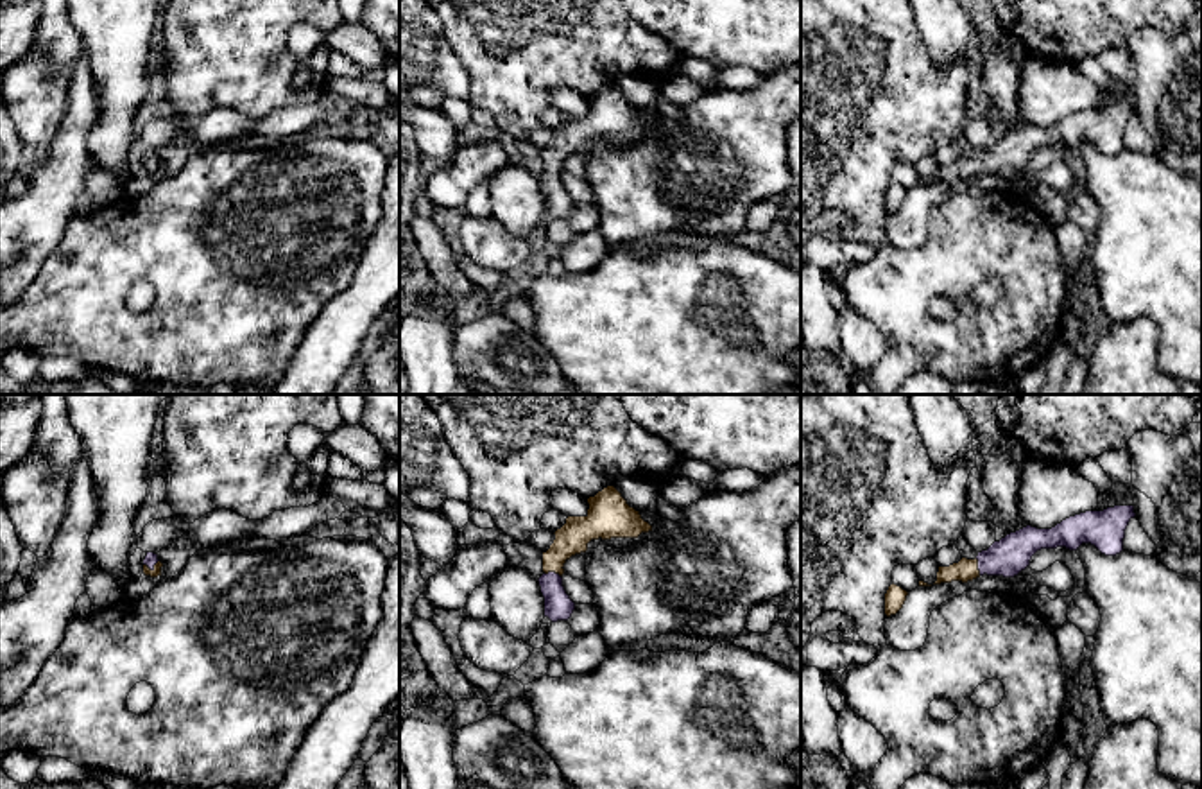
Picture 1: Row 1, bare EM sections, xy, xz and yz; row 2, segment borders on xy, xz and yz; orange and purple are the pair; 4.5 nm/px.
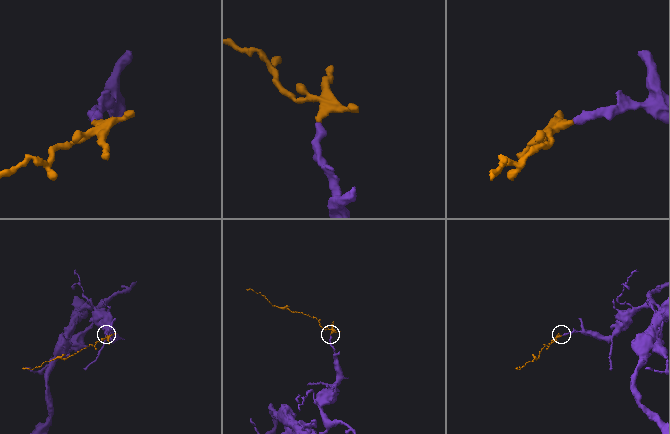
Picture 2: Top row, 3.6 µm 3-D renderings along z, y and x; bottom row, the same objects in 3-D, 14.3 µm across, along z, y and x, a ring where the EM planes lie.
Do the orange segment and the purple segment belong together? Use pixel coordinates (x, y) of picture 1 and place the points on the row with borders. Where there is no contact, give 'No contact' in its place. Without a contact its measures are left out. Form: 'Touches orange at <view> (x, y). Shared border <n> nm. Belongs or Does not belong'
Touches orange at yz (977, 567). Shared border 80 nm. Belongs

